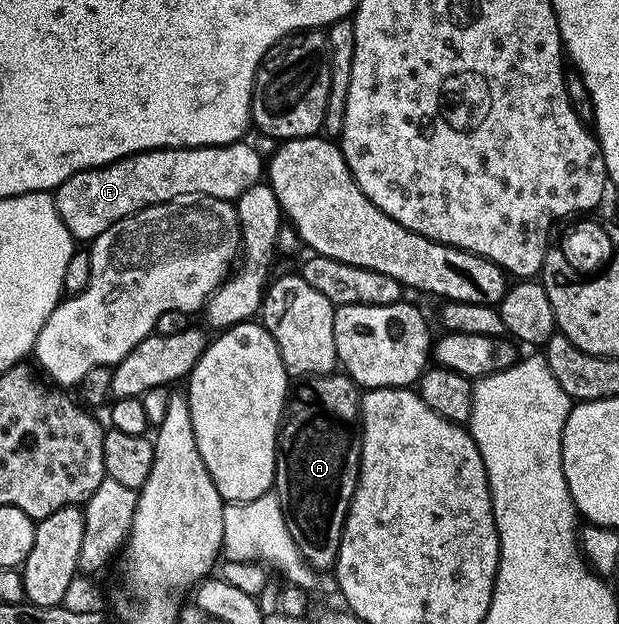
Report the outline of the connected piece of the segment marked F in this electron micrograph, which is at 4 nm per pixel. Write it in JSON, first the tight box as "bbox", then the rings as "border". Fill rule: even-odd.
{"bbox":[54,140,261,244],"border":[[[248,140],[231,142],[225,146],[163,146],[157,150],[140,150],[136,154],[120,158],[117,162],[96,166],[93,170],[83,170],[70,176],[61,186],[56,187],[54,201],[58,216],[72,233],[73,239],[80,241],[81,238],[84,241],[81,243],[88,244],[102,232],[106,232],[110,224],[147,206],[194,194],[209,194],[215,198],[235,200],[242,192],[246,192],[246,188],[261,181],[261,178],[260,154]]]}

